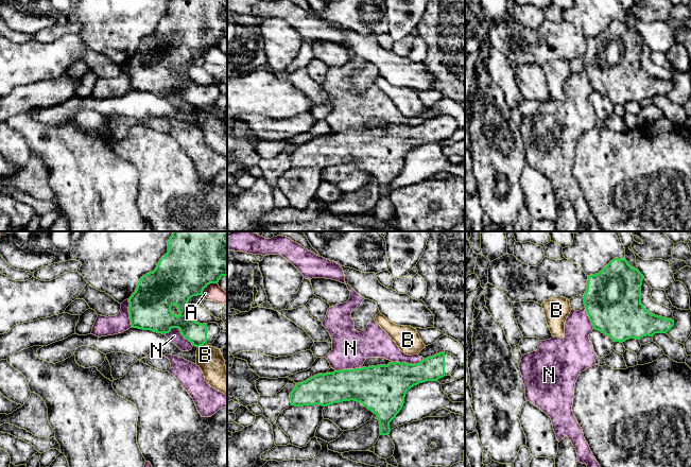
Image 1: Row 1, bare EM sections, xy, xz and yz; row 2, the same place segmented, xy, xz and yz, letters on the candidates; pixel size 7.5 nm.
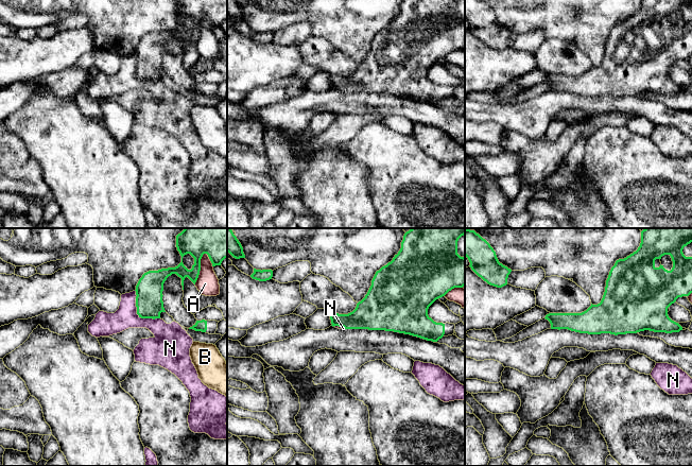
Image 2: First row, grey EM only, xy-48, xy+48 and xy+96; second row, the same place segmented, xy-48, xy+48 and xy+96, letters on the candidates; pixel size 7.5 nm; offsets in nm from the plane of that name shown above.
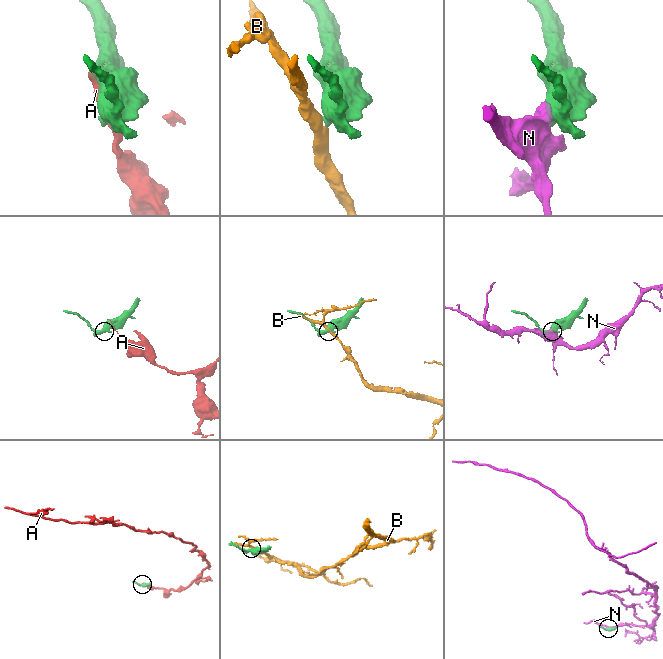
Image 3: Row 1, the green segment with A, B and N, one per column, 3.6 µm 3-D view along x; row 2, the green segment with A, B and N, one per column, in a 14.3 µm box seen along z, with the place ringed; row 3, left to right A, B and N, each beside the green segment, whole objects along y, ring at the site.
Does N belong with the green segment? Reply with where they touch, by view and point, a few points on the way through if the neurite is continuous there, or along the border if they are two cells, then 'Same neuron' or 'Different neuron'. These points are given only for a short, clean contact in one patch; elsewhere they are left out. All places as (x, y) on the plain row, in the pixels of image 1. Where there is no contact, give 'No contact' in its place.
Touches green at xy (179, 92). Different neuron

